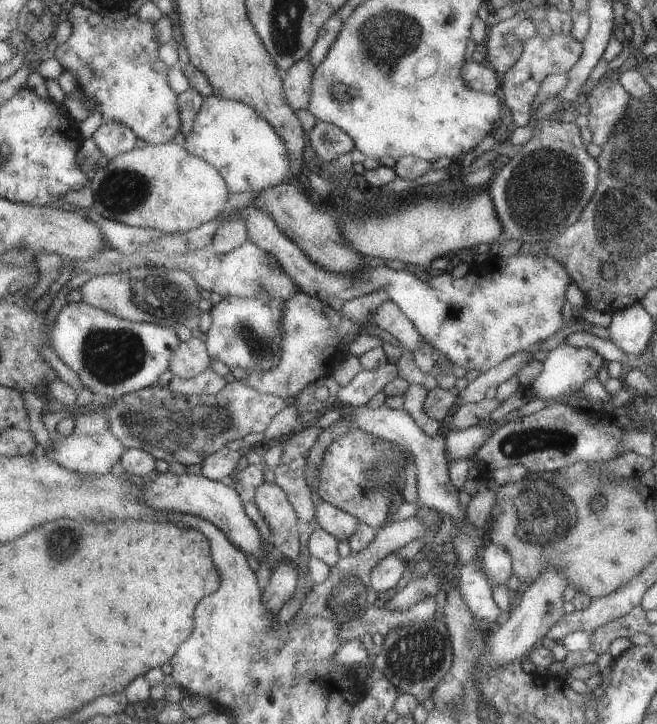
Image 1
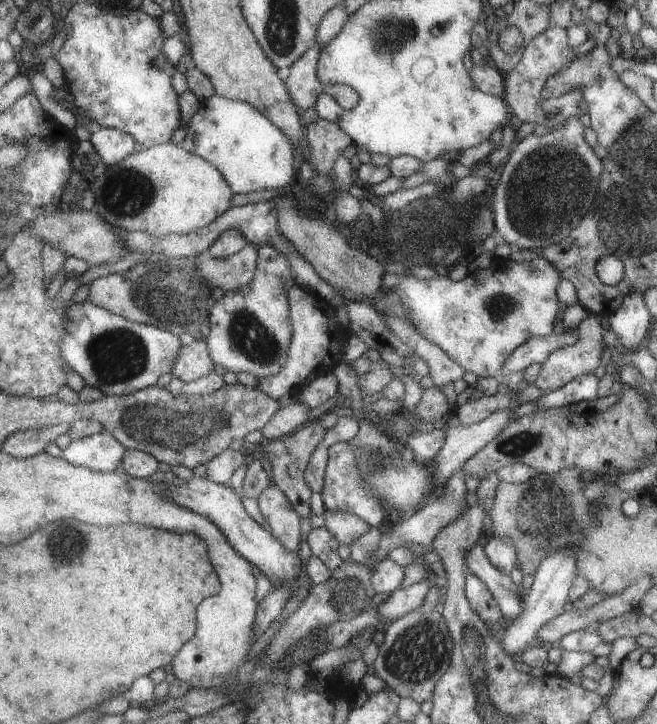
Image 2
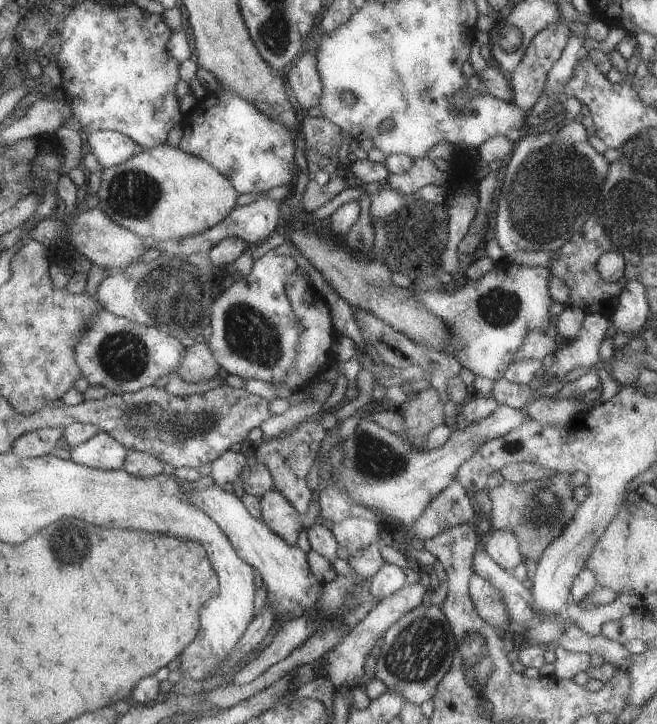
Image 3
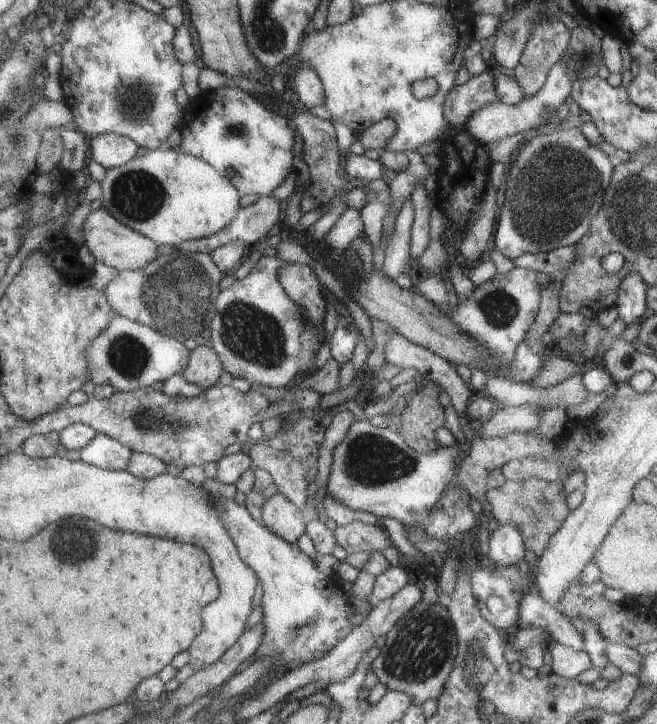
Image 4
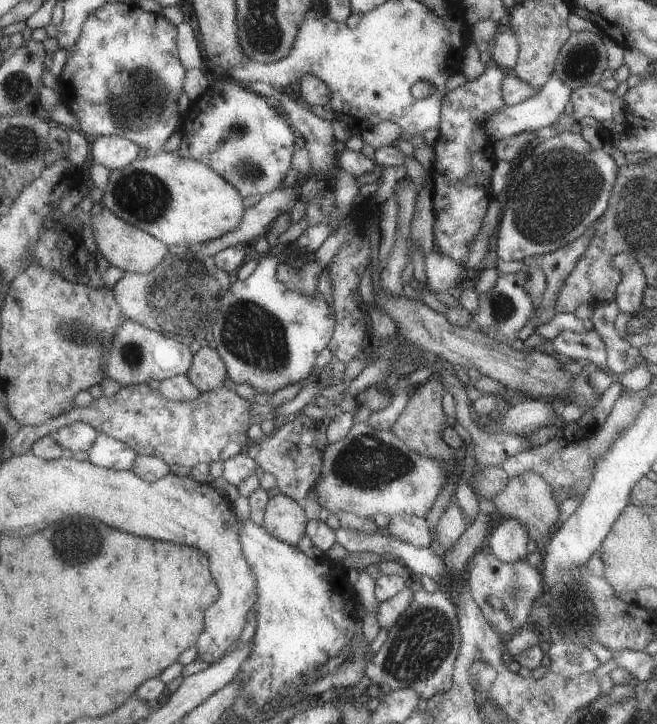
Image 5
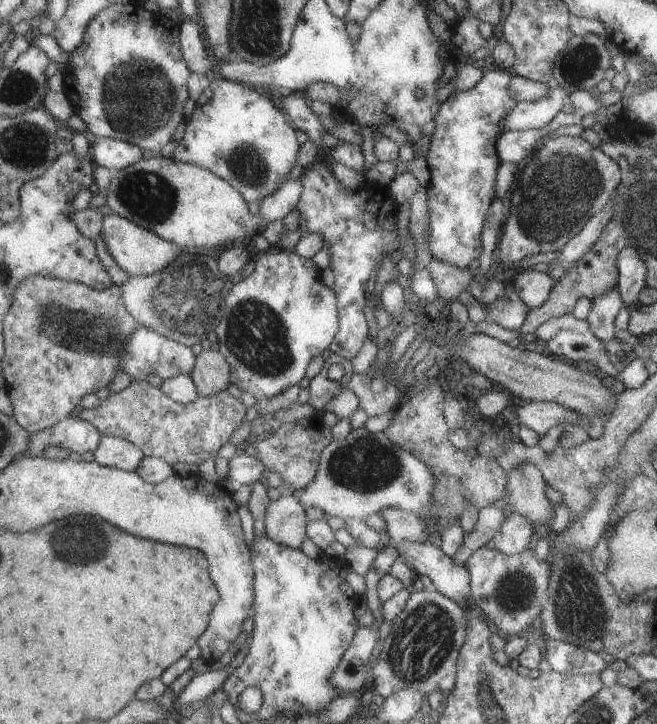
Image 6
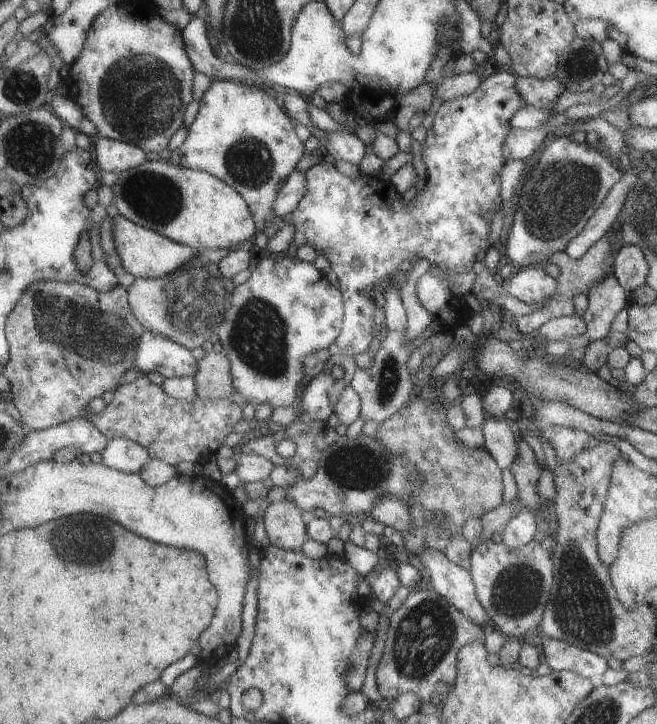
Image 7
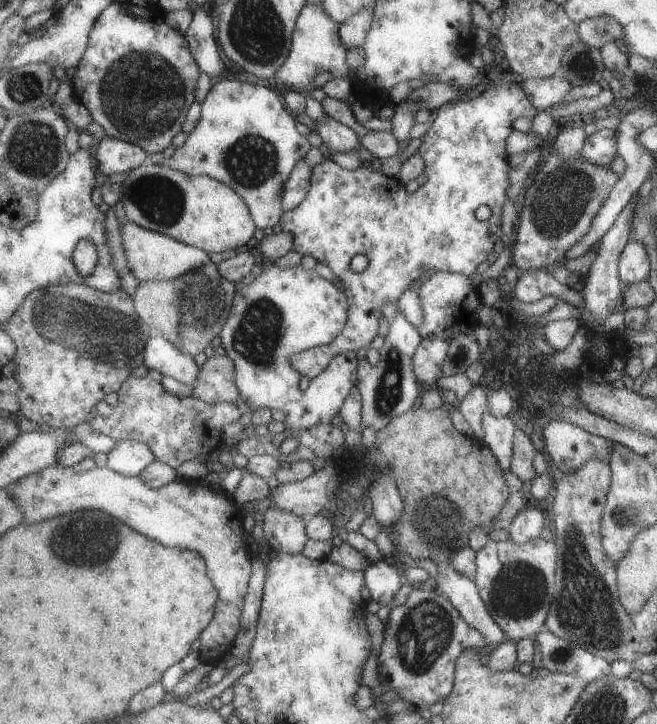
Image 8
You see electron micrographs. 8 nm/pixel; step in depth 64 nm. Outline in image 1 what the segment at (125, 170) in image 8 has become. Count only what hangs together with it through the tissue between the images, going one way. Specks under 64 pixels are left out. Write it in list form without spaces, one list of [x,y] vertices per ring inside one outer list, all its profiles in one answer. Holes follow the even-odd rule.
[[[107,120],[101,128],[95,130],[93,138],[109,160],[133,150],[137,146],[137,140],[139,140],[137,132],[119,120]]]

